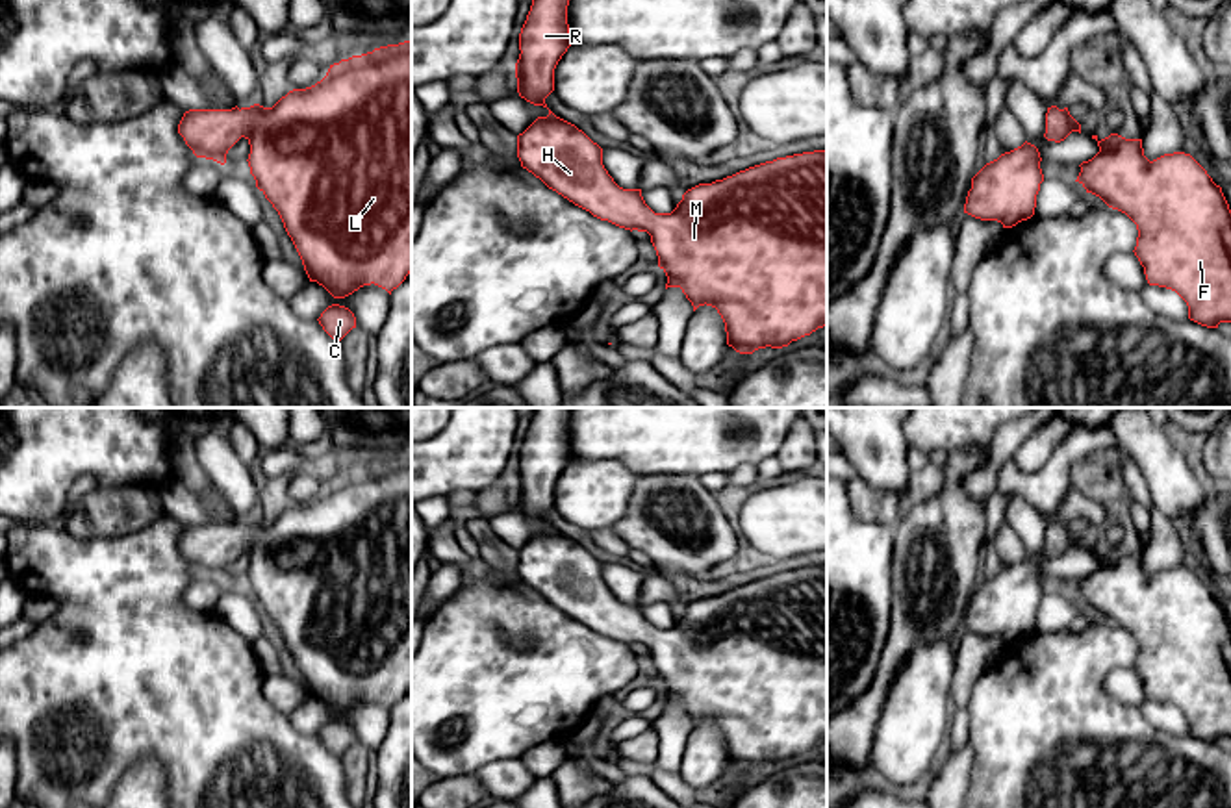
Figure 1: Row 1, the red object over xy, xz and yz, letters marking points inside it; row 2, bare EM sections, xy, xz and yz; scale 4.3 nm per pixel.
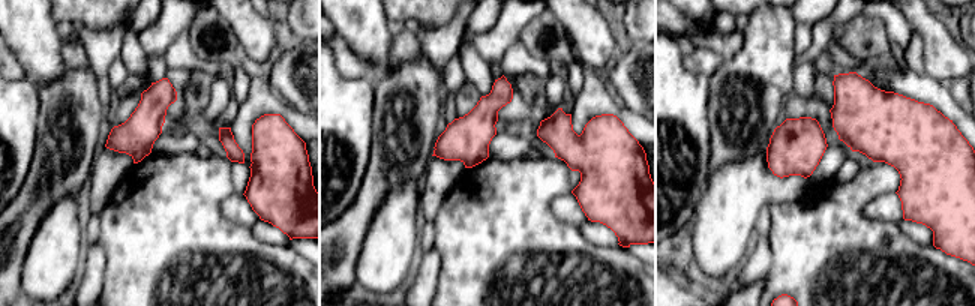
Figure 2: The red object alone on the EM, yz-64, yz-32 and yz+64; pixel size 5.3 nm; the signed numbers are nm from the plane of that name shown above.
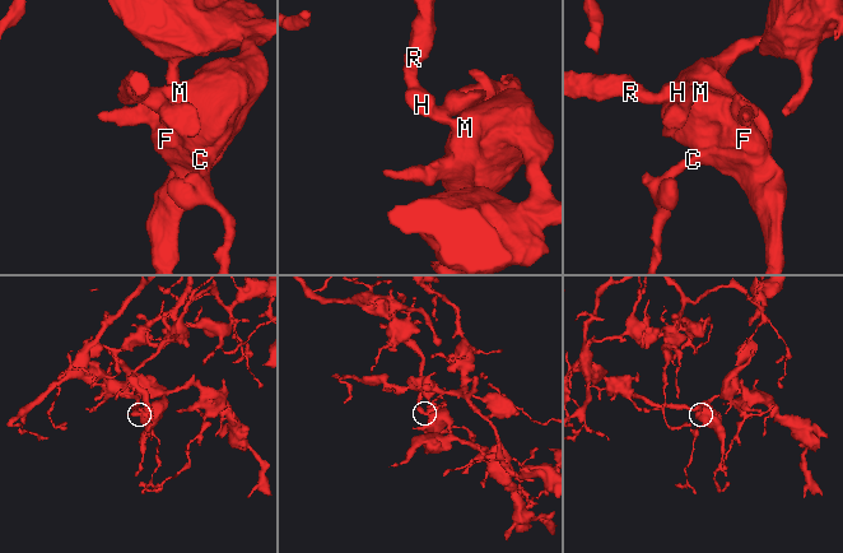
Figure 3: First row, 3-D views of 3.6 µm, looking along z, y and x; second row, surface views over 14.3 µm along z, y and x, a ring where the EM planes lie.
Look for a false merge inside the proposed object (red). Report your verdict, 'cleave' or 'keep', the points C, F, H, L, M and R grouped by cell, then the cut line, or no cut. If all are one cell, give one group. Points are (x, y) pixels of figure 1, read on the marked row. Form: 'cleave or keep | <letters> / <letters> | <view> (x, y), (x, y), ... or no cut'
keep | C F H L M R | no cut

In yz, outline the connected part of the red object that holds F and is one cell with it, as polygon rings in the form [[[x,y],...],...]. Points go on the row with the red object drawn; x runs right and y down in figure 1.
[[[1092,139],[1099,152],[1075,182],[1136,224],[1133,252],[1148,284],[1175,291],[1201,326],[1231,322],[1231,209],[1222,187],[1190,154],[1149,161],[1142,139]]]

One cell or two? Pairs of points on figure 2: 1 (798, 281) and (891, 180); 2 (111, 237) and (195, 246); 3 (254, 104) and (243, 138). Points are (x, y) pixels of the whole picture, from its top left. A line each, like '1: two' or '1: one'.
1: one
2: one
3: one

